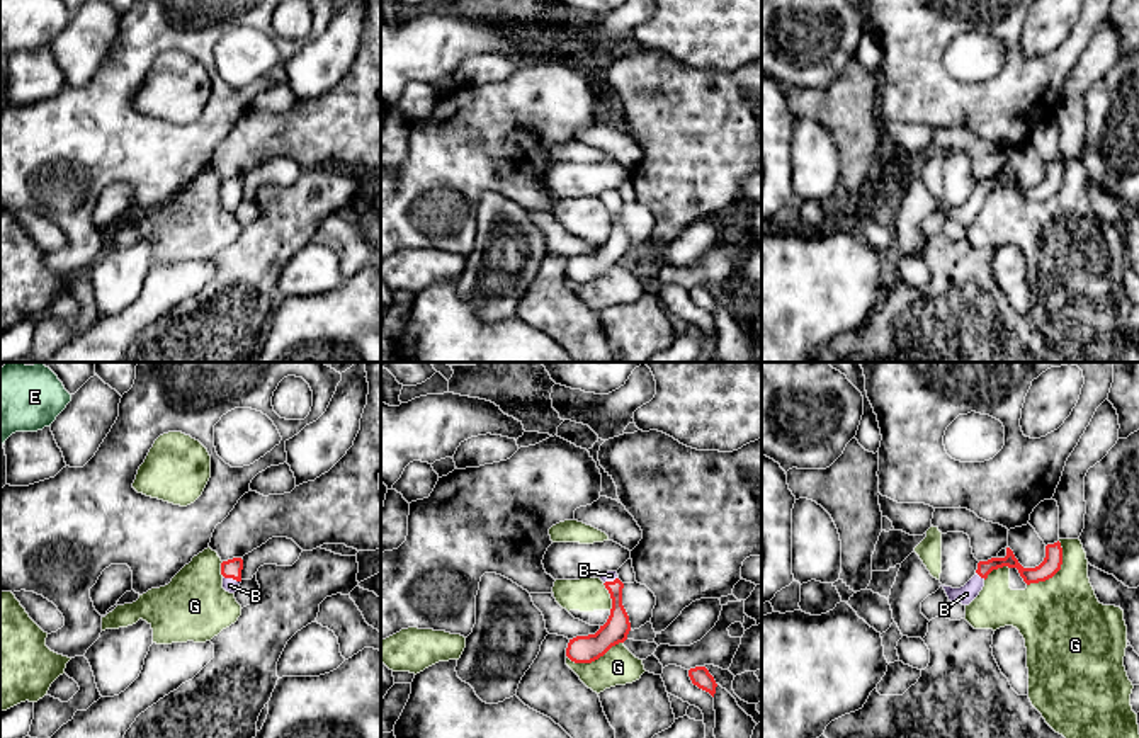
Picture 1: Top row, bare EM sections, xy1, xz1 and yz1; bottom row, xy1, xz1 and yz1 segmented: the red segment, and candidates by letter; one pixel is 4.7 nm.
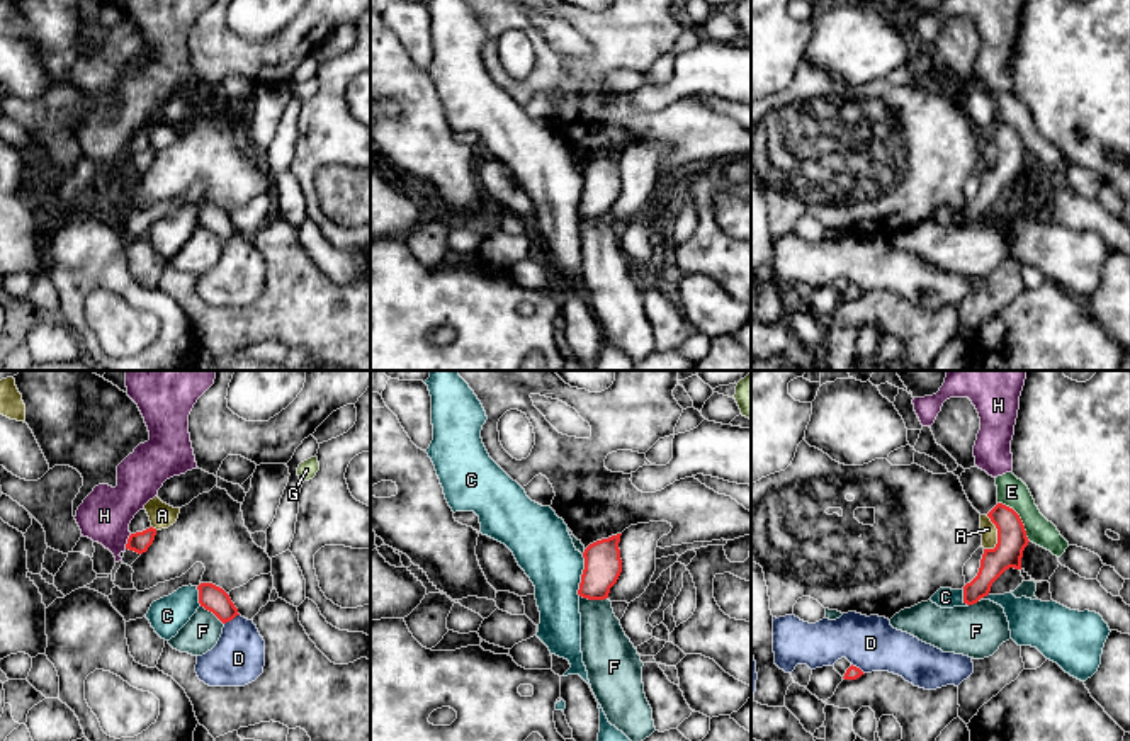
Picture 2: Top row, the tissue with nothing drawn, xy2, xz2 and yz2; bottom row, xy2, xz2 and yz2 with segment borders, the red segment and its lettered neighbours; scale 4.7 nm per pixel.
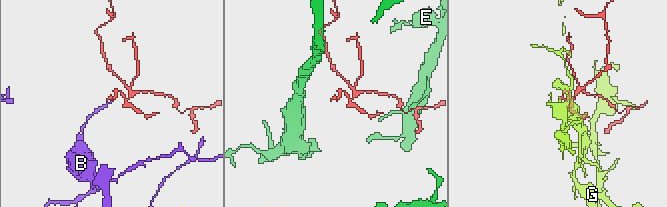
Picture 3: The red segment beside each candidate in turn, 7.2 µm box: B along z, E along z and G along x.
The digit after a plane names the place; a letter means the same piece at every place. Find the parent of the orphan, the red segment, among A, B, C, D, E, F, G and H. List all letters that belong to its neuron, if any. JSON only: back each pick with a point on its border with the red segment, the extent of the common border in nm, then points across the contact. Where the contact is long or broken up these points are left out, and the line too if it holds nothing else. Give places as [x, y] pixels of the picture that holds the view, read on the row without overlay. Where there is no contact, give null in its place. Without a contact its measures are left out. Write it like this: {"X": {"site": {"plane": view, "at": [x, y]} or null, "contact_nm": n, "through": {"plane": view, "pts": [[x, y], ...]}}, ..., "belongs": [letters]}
{"B": {"site": {"plane": "xy1", "at": [232, 196]}, "contact_nm": 90, "through": {"plane": "xy1", "pts": [[232, 187], [232, 196], [230, 204]]}}, "belongs": ["B"]}

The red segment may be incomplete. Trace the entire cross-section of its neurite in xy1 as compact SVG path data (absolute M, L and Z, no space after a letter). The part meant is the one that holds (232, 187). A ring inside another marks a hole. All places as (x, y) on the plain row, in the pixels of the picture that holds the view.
M233 177L221 182L223 207L235 213L241 202L243 179Z

